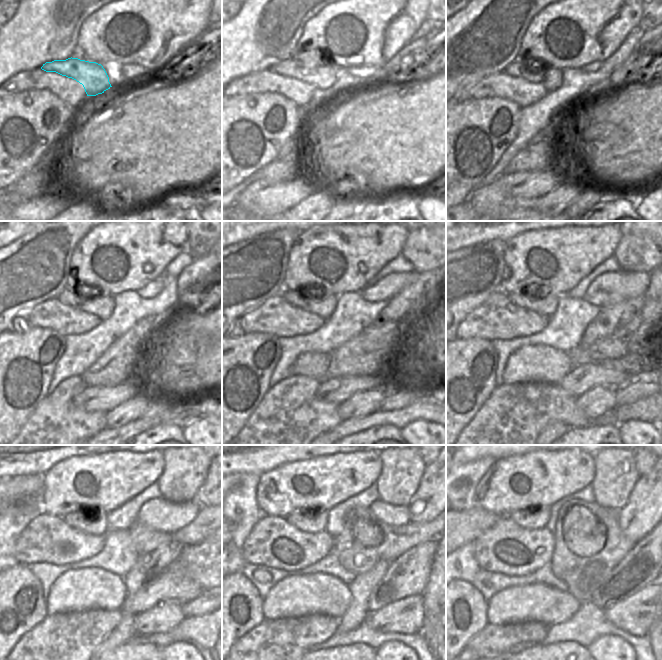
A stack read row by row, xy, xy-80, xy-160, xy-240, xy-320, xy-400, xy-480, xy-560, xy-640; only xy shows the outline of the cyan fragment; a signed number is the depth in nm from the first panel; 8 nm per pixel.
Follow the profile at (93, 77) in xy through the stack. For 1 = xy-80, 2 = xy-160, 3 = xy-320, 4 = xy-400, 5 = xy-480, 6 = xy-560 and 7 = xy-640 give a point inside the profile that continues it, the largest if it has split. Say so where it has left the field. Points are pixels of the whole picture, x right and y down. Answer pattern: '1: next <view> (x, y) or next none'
1: next xy-80 (321, 77)
2: next xy-160 (550, 78)
3: next xy-320 (312, 300)
4: next xy-400 (540, 299)
5: next xy-480 (92, 520)
6: next xy-560 (311, 520)
7: next xy-640 (535, 518)

